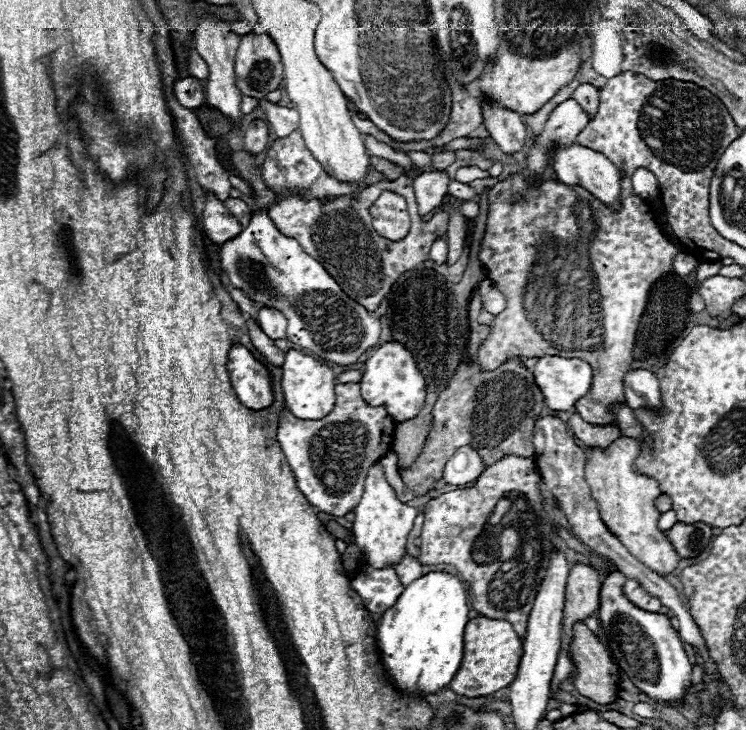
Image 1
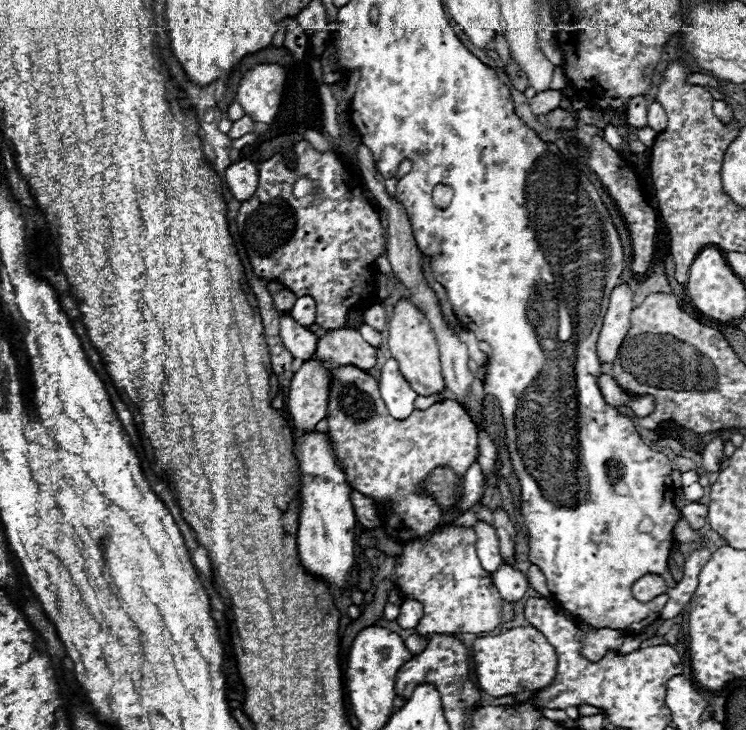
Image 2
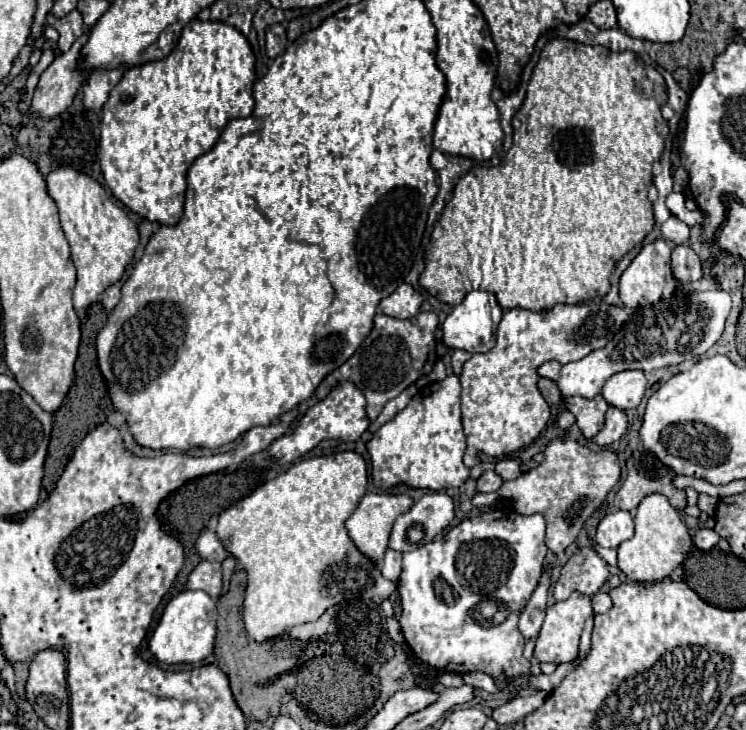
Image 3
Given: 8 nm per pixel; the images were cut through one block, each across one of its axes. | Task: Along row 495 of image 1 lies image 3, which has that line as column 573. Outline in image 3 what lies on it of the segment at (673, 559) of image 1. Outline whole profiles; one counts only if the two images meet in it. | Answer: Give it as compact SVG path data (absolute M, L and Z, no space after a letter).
M574 592L574 594L570 594L570 598L548 606L544 626L536 640L534 656L540 662L554 662L554 664L572 662L578 656L578 642L580 642L580 634L584 628L584 620L588 616L592 616L592 604L590 604L590 598L580 592Z

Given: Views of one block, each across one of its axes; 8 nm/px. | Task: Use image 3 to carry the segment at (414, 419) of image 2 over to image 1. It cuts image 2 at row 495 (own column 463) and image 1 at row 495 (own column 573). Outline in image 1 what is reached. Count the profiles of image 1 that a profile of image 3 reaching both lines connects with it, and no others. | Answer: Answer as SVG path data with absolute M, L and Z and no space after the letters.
M336 384L336 406L322 420L300 420L286 408L278 420L278 444L296 476L298 490L316 512L346 516L358 506L368 468L392 450L396 422L386 408L368 406L360 396L360 384Z

